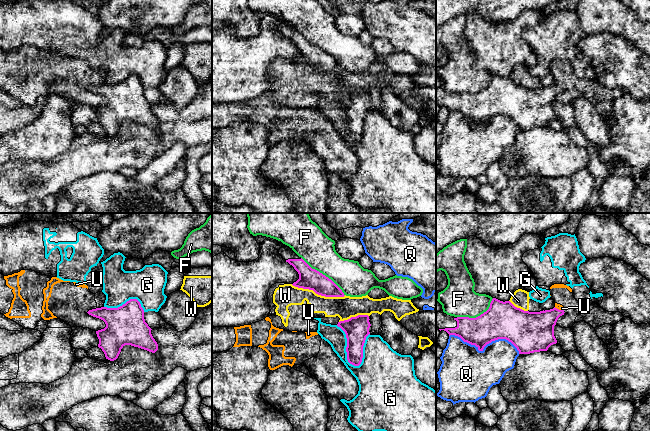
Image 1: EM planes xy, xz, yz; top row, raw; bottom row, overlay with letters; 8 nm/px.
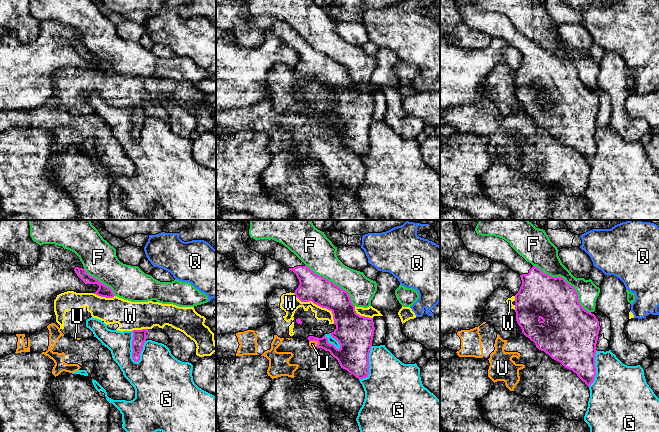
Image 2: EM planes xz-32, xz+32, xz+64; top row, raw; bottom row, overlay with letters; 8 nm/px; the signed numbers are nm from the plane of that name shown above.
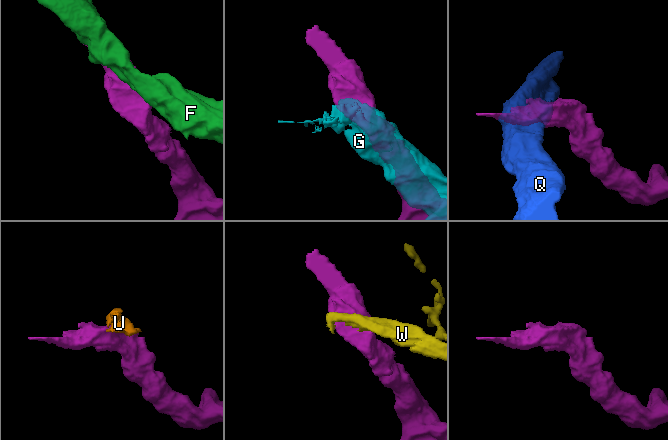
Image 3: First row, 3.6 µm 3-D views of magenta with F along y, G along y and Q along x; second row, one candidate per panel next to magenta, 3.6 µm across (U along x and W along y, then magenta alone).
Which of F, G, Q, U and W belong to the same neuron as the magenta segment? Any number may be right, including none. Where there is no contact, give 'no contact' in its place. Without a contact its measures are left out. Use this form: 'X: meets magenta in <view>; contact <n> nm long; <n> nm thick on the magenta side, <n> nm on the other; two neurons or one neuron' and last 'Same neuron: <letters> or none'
F: meets magenta in xz; contact 460 nm long; 170 nm thick on the magenta side, 280 nm on the other; two neurons
G: meets magenta in xz; contact 380 nm long; 190 nm thick on the magenta side, 220 nm on the other; two neurons
Q: meets magenta in yz; contact 600 nm long; 300 nm thick on the magenta side, 380 nm on the other; two neurons
U: meets magenta in yz; contact 80 nm long; 300 nm thick on the magenta side, 50 nm on the other; two neurons
W: meets magenta in xz; contact 440 nm long; 170 nm thick on the magenta side, 180 nm on the other; two neurons
Same neuron: none

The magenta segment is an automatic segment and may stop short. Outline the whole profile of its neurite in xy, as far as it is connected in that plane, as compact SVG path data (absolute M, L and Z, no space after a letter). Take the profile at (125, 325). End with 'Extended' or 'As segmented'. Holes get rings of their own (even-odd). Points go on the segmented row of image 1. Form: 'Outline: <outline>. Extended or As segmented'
Outline: M130 299L118 308L101 307L89 310L87 313L103 320L106 324L104 329L96 331L99 339L98 347L102 349L106 359L116 360L125 345L138 347L152 353L158 350L158 344L151 334L152 329L145 322L144 310L137 299Z. As segmented

